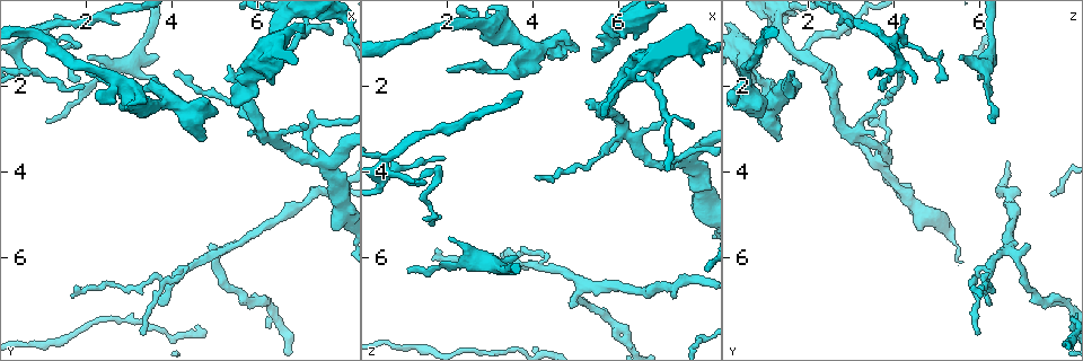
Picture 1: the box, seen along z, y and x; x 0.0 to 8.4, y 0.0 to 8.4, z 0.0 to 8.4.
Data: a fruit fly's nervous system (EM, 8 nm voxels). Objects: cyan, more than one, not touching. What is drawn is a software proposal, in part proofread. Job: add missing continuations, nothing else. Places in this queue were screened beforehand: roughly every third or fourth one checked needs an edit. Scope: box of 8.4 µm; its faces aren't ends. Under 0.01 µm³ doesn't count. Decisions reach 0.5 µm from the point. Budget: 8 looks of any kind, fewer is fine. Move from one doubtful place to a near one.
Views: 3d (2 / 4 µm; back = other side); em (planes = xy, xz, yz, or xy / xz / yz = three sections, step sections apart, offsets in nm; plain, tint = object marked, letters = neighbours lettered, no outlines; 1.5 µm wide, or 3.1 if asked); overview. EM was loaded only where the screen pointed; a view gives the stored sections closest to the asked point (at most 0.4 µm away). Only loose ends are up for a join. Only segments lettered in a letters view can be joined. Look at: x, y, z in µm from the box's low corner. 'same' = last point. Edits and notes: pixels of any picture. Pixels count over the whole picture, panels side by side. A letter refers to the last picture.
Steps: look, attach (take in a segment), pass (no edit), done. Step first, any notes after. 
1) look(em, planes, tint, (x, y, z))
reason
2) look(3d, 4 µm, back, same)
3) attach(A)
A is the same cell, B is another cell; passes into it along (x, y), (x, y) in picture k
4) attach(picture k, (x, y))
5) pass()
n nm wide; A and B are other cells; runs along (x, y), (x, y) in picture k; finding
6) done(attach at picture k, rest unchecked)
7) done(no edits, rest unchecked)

look(em, planes, letters, (5.45, 2.30, 1.45))
free end

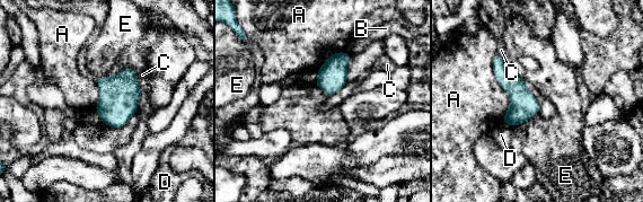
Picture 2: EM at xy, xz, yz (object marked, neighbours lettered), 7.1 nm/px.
pass()
A, B, C, D and E are other cells; border along (314, 85), (327, 96) in picture 2; no lettered segment goes on from it

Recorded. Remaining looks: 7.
look(3d, 4 µm, (3.70, 7.10, 6.20))
an open end

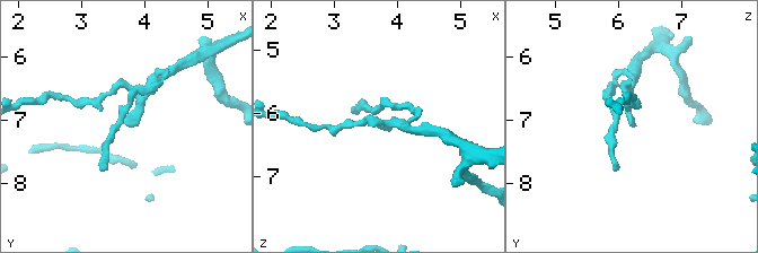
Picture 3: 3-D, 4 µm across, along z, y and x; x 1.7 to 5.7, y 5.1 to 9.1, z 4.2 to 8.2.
look(em, planes, letters, (3.75, 7.15, 6.20))
now the EM

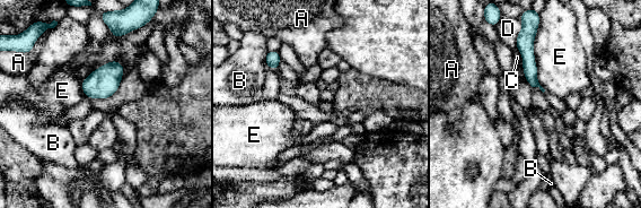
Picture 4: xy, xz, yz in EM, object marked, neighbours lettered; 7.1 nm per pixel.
pass()
A, B, C, D and E are other cells; border along (536, 29), (534, 62), (545, 89) in picture 4; no lettered segment goes on from it

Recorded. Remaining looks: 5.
look(em, xy, step 8, letters, (1.85, 1.85, 5.00))
branch stops here

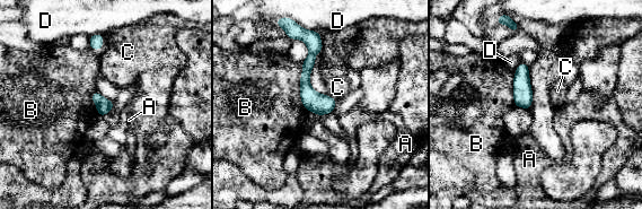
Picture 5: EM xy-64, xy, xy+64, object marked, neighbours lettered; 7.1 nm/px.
pass()
A, B, C and D are other cells; runs along (318, 41), (306, 90), (320, 112) in picture 5; no lettered segment goes on from it

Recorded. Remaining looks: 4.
done(no edits, rest unchecked)

